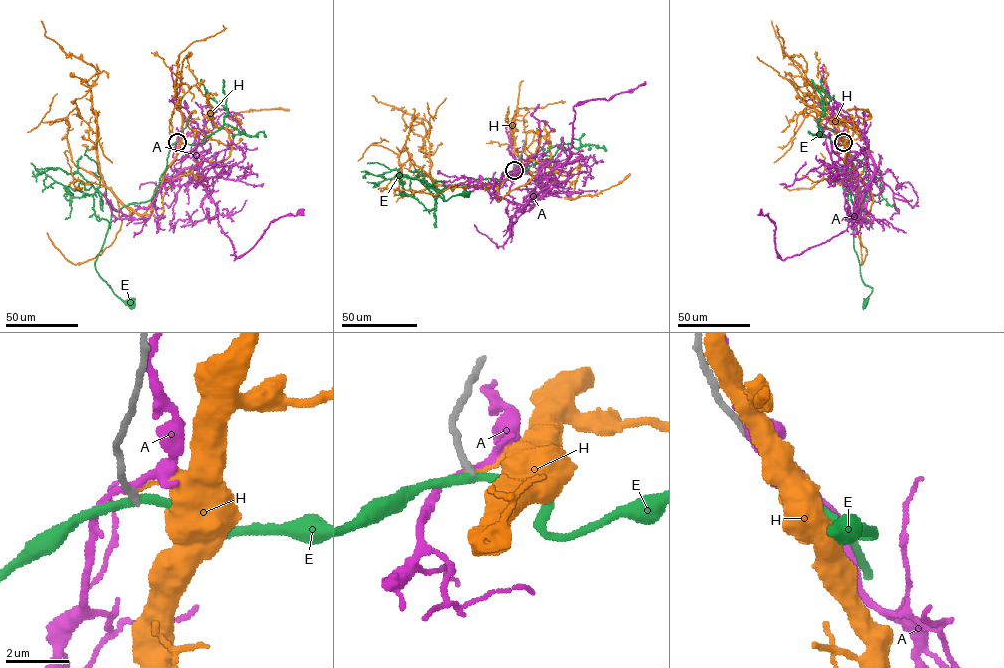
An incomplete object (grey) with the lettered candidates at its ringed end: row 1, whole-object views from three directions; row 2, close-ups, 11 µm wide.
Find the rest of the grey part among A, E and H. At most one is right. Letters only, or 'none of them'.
none of them

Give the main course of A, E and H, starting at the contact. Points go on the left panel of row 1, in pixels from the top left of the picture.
A: (177, 141), (171, 169), (196, 170), (233, 244), (234, 260), (270, 223), (304, 209)
E: (177, 142), (170, 146), (150, 199), (117, 211), (109, 204), (110, 224), (95, 268), (112, 291), (131, 302)
H: (177, 141), (150, 206), (137, 214), (99, 170), (97, 70), (47, 37), (41, 21)

